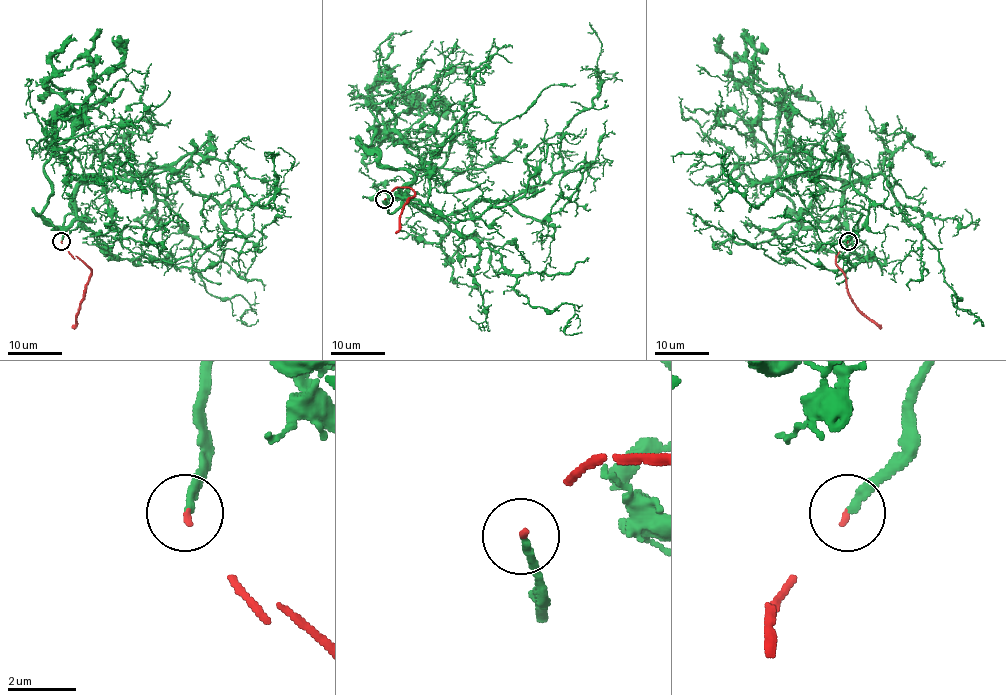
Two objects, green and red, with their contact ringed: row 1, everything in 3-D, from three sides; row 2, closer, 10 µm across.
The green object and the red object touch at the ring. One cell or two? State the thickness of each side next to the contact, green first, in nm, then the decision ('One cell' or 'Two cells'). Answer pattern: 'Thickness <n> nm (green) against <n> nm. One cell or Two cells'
Thickness 240 nm (green) against 110 nm. One cell

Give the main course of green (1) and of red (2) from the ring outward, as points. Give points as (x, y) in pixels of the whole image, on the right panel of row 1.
1: (848, 241), (862, 216), (844, 190), (864, 178), (844, 154), (758, 207), (720, 155), (674, 162)
2: (848, 241), (836, 257), (836, 265), (845, 277), (851, 301), (882, 328)

